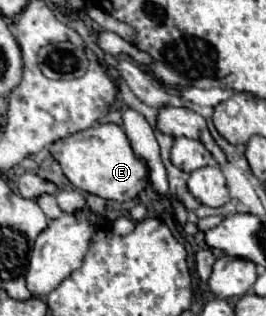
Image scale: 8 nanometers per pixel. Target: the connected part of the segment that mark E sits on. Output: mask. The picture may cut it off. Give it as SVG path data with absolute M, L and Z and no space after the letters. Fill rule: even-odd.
M97 123L85 131L77 131L59 139L51 147L51 155L59 161L65 177L81 191L111 199L117 203L133 201L147 185L147 167L131 149L123 127L113 123Z

